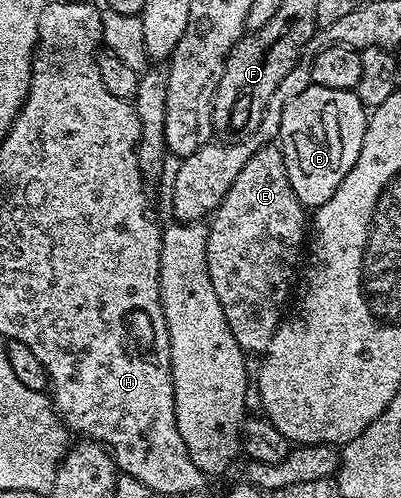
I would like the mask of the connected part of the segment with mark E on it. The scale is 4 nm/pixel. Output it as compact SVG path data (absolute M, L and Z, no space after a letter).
M274 144L260 148L256 156L252 156L252 160L244 164L240 176L236 176L232 188L228 188L224 200L209 219L206 241L206 259L208 276L212 280L212 292L216 292L220 308L224 308L224 320L228 320L232 336L236 336L236 344L240 344L240 348L247 355L258 356L265 352L274 335L274 329L283 321L282 309L286 306L286 297L290 294L290 285L294 282L298 261L301 258L303 261L304 243L307 238L308 214L296 192L292 192L281 149Z

